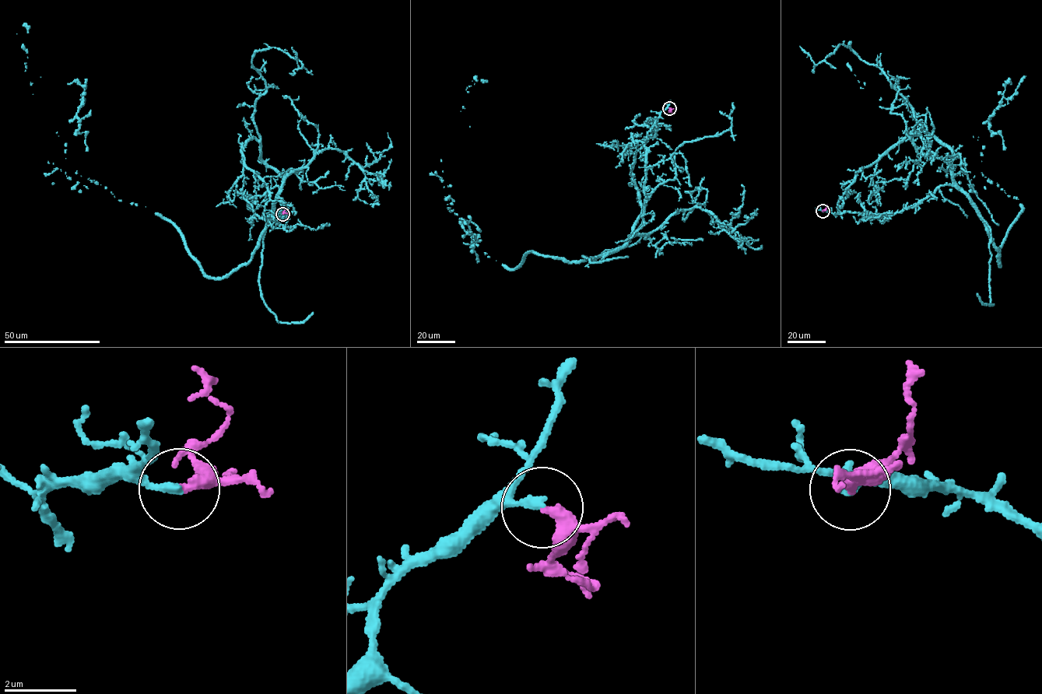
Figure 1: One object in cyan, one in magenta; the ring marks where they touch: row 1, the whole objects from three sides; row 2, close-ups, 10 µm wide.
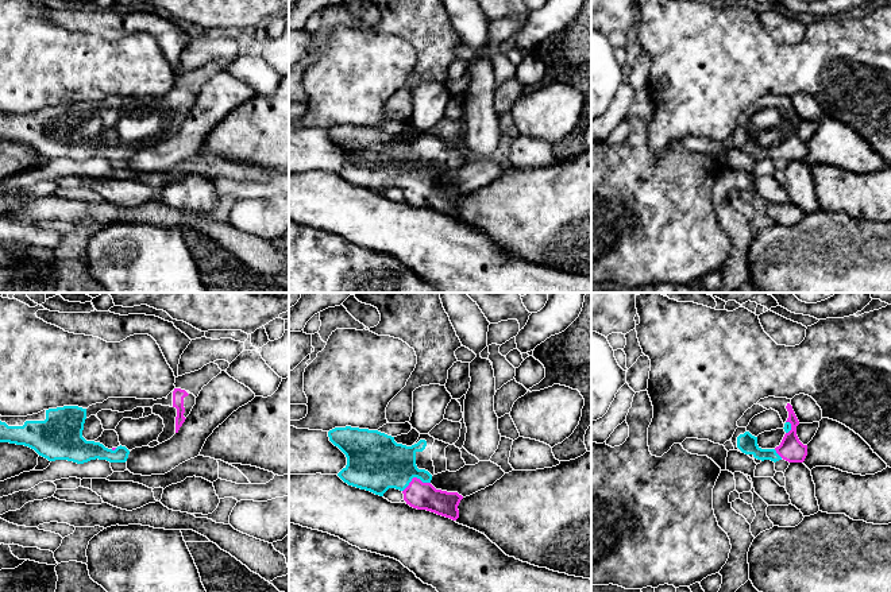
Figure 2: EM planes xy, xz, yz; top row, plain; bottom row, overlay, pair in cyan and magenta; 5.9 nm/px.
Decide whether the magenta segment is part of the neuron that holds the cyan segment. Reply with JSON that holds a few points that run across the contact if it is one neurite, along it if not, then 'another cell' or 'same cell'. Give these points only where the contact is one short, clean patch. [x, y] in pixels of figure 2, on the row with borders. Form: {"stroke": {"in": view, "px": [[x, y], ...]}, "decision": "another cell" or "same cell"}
{"stroke": {"in": "xz", "px": [[375, 463], [415, 476], [419, 495]]}, "decision": "same cell"}

